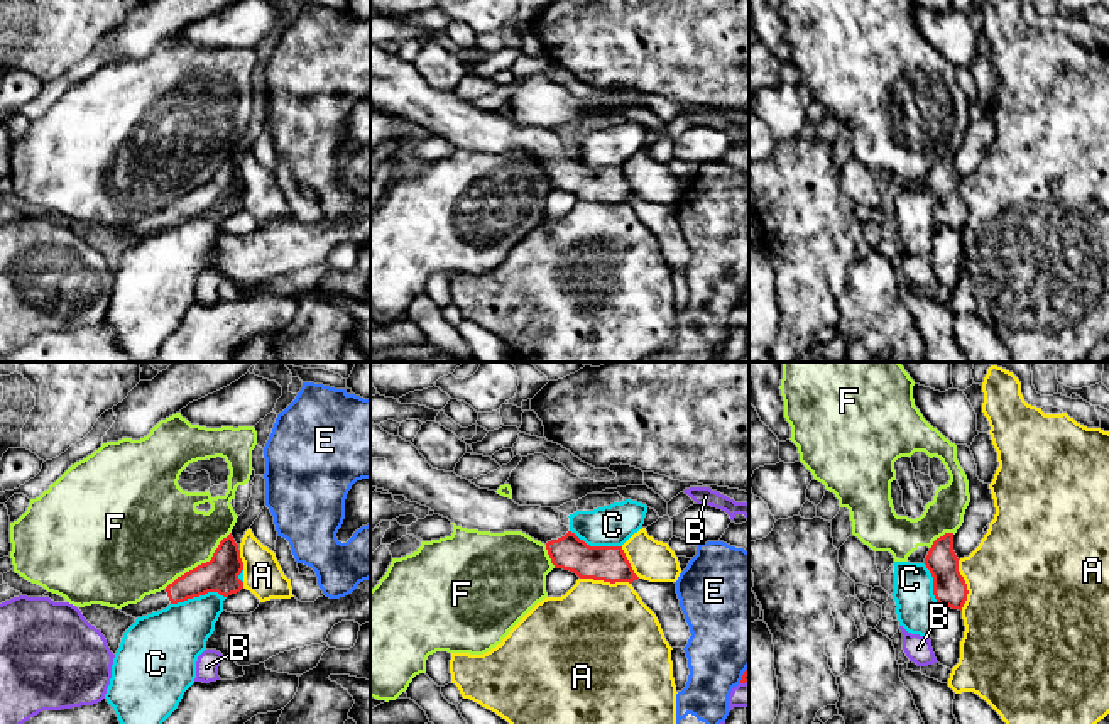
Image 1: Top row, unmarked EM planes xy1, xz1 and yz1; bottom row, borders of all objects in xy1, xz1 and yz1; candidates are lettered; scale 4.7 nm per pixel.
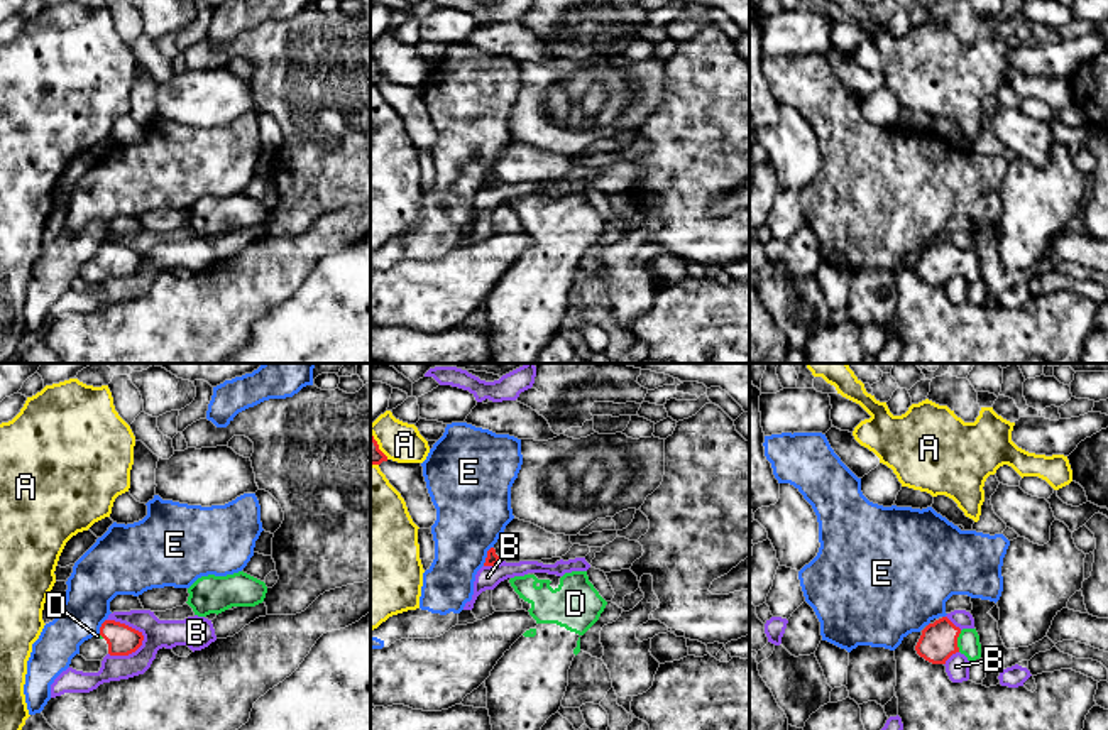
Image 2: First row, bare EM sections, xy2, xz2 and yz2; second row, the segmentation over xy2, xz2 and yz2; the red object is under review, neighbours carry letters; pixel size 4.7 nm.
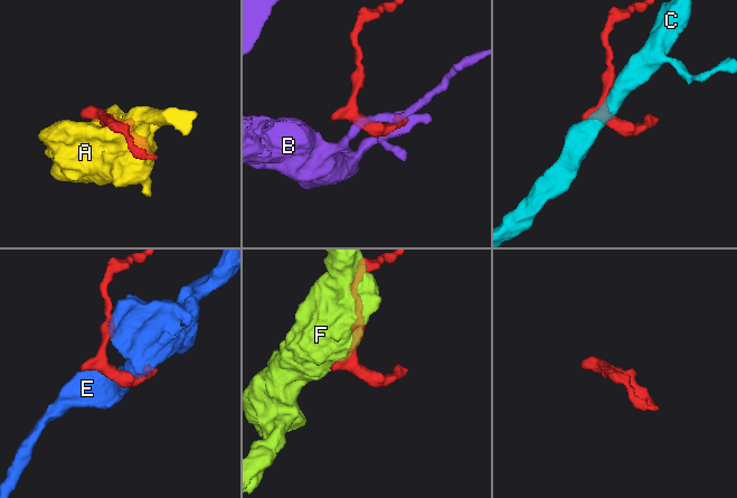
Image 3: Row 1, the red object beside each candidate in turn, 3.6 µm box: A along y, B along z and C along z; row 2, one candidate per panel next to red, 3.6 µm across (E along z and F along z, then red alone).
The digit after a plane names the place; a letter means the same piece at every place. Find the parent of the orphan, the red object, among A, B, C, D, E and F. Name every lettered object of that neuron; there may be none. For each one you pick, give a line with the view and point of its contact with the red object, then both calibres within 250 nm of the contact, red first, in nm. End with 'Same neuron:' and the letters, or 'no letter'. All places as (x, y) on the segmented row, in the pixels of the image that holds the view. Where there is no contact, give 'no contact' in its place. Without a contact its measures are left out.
D: yz2 (956, 641) | 180/110 nm
Same neuron: D

